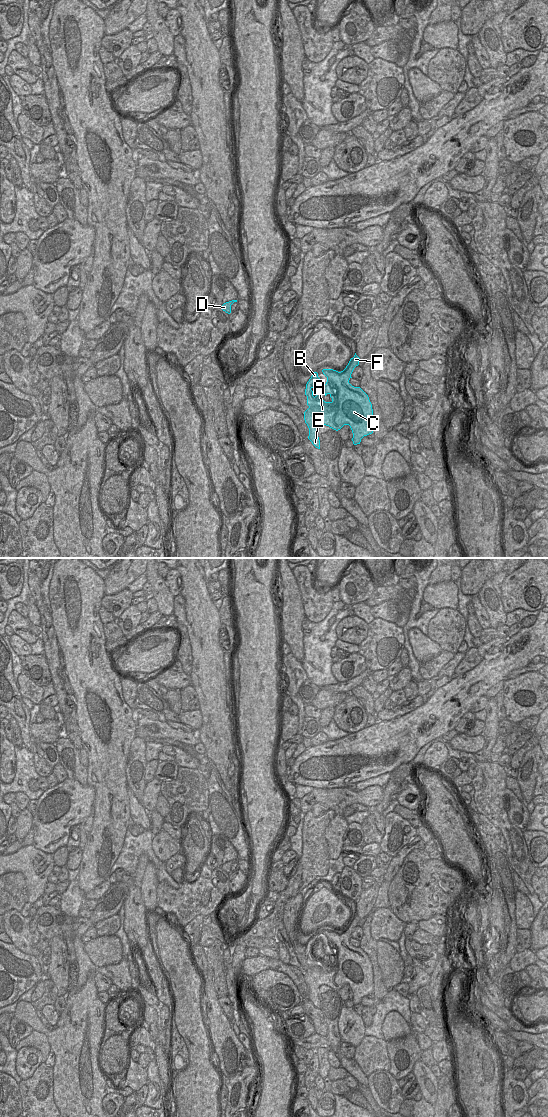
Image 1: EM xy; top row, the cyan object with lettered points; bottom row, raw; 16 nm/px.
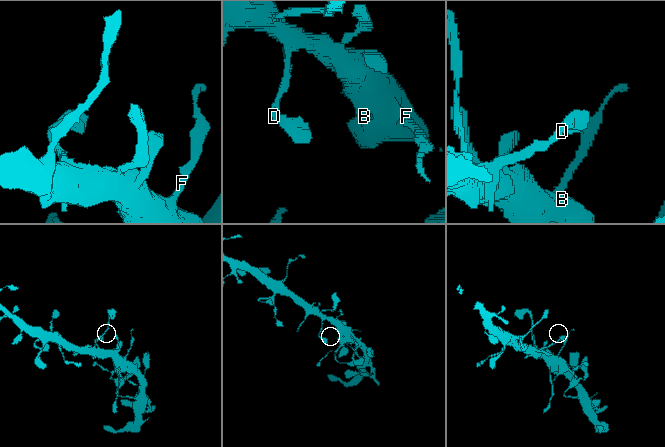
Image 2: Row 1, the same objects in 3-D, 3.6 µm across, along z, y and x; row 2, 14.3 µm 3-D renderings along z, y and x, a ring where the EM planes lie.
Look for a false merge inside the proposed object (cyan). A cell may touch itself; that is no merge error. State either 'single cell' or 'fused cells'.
single cell

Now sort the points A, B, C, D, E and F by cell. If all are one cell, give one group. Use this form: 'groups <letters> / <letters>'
groups A B C D E F

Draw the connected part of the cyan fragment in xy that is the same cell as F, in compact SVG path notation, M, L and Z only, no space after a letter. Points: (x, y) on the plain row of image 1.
M355 913L343 931L338 932L333 929L322 930L323 934L327 937L327 942L323 945L323 952L325 956L327 954L330 955L332 958L331 962L325 962L320 957L319 952L317 952L315 957L313 956L315 952L314 944L320 940L317 932L312 933L311 938L306 944L305 955L307 956L309 968L304 972L304 980L309 988L308 999L318 1009L320 1009L318 992L321 985L329 986L336 991L340 990L344 985L349 985L353 993L352 1001L354 1005L360 1004L364 996L373 993L373 969L369 957L360 947L354 947L349 943L354 928L359 925L359 920L360 918Z

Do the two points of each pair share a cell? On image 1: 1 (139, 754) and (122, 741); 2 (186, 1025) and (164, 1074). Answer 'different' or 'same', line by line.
1: different
2: different

